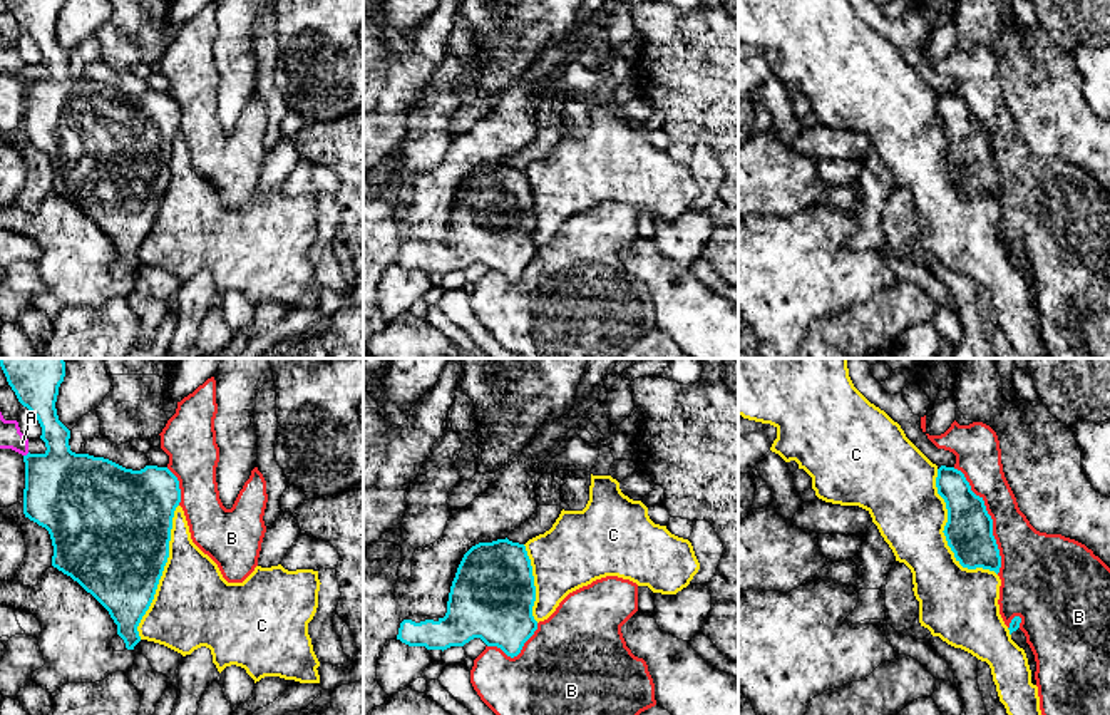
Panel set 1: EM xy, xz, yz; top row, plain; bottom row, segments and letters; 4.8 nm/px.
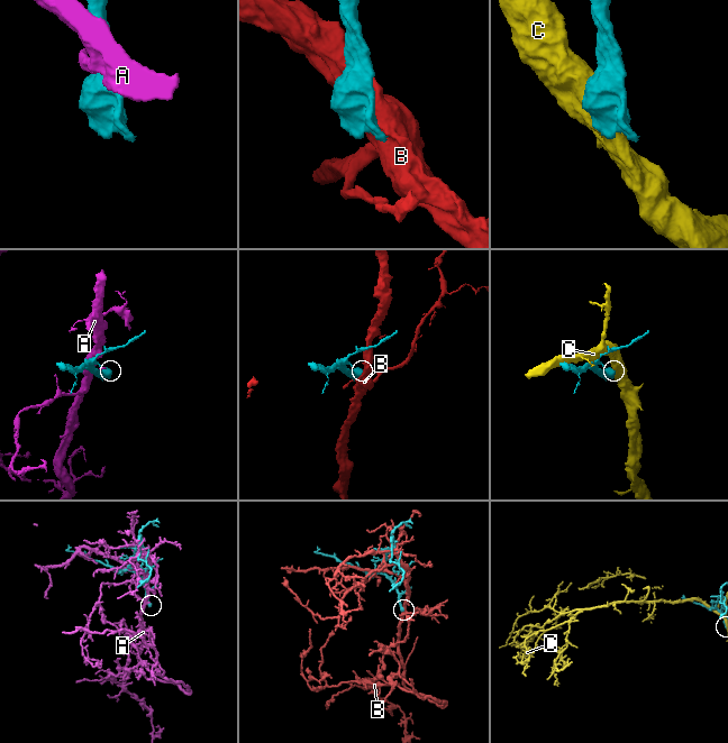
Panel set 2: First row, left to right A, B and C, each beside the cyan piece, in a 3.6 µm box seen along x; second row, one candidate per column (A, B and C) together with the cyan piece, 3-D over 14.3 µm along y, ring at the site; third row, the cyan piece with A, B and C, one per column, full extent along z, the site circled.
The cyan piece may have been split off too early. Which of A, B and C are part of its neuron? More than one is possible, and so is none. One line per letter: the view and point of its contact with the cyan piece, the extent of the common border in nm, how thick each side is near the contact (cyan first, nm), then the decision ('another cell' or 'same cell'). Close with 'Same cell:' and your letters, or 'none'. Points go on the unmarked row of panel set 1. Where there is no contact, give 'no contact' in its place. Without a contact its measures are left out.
A: contact xy (27, 79); length 40 nm; calibres 380 and 110 nm; another cell
B: contact yz (991, 144); length 550 nm; calibres 220 and 260 nm; another cell
C: contact xy (163, 195); length 650 nm; calibres 500 and 380 nm; another cell
Same cell: none

